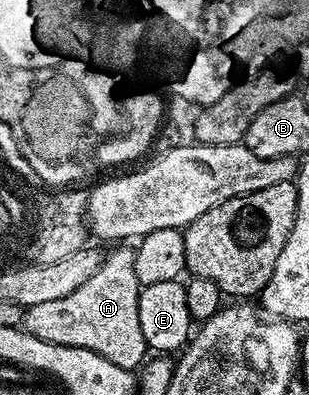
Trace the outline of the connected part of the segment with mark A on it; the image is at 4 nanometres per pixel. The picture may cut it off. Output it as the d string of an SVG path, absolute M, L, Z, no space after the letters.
M134 249L115 250L104 257L101 268L97 268L77 292L69 292L69 296L61 296L61 300L26 307L25 329L41 340L89 348L121 368L135 370L144 365L149 354L145 336L141 336L141 320L137 316L140 289Z

